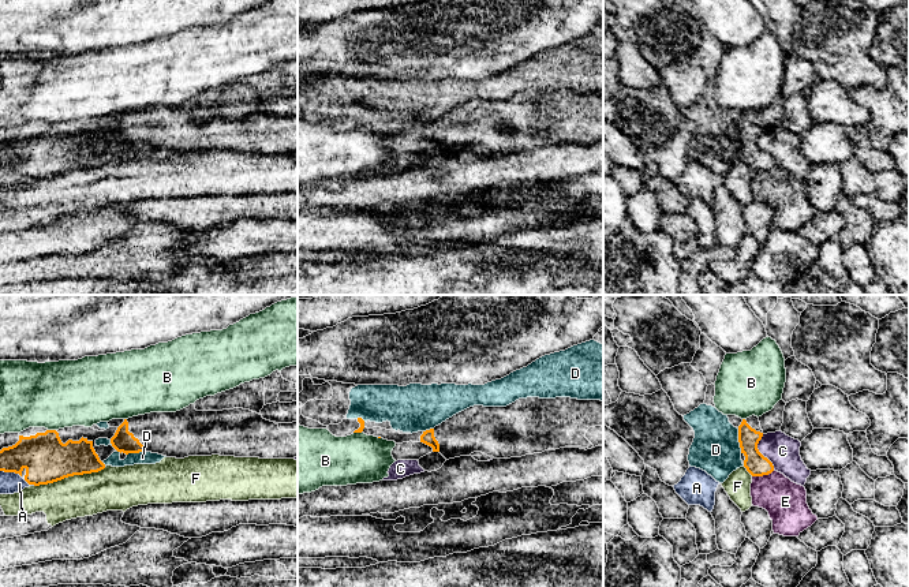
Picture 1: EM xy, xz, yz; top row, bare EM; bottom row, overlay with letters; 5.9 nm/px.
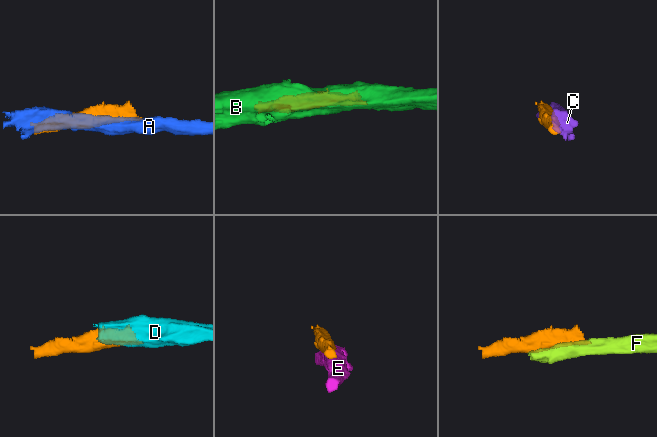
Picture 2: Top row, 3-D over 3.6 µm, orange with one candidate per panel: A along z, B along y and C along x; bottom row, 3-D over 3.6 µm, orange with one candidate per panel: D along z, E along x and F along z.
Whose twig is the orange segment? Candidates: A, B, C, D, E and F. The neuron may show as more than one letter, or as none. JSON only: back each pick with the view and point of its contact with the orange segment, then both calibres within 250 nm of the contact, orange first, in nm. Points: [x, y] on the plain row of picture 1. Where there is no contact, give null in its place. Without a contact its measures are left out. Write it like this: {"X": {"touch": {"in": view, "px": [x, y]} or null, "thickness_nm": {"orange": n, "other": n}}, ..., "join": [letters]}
{"join": []}

